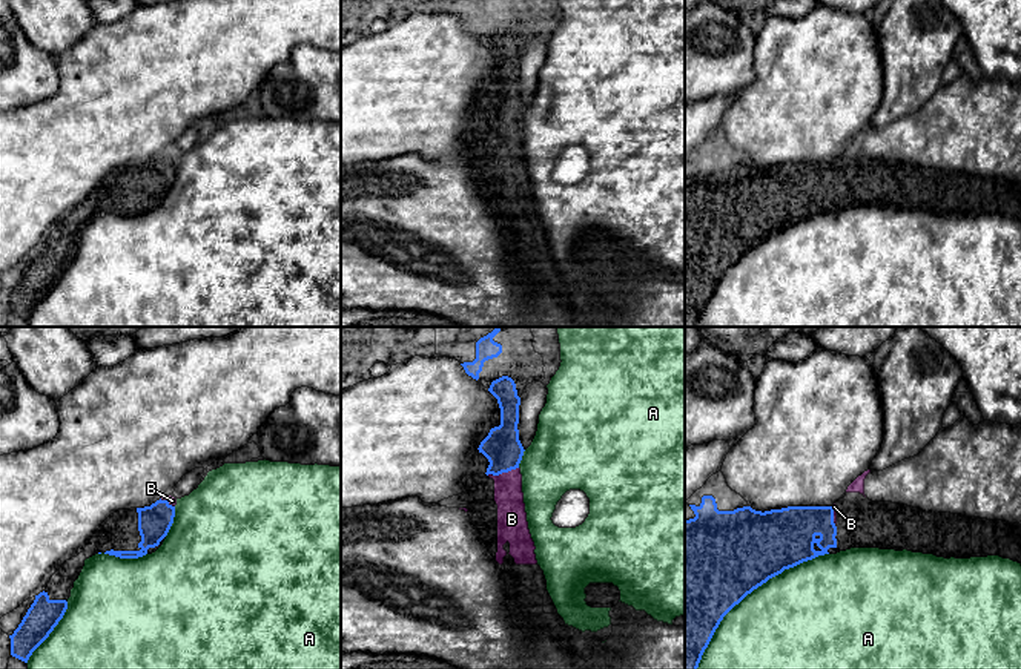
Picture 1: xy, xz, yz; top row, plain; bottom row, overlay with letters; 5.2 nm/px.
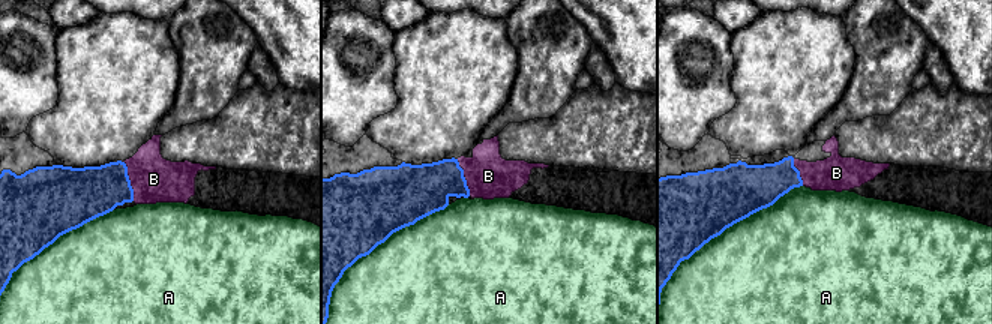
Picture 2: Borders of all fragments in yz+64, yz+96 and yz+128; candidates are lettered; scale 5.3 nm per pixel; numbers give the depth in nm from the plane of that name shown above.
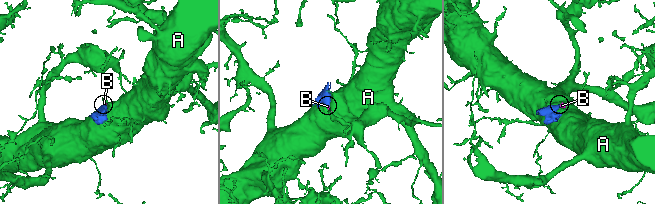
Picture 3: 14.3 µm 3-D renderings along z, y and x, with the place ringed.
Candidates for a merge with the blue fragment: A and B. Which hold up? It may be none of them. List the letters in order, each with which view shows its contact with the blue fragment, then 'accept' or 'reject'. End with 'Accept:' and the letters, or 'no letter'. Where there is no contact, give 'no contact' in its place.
A: meets blue in yz; reject
B: meets blue in xz; accept
Accept: B

